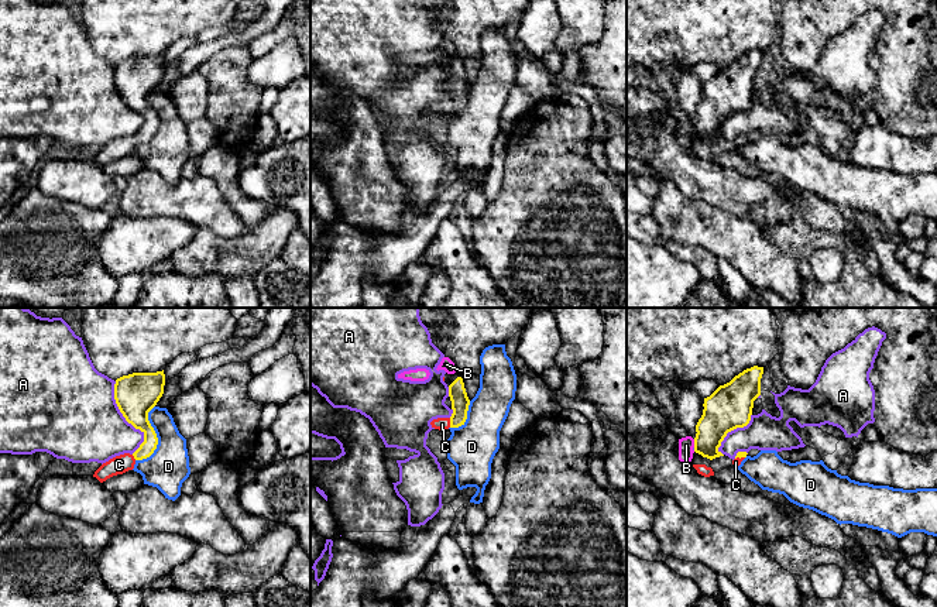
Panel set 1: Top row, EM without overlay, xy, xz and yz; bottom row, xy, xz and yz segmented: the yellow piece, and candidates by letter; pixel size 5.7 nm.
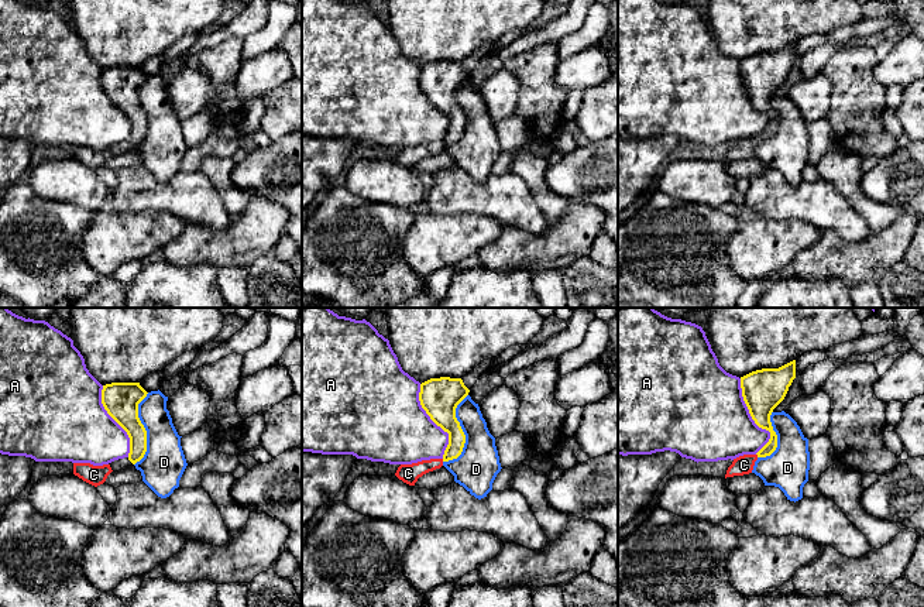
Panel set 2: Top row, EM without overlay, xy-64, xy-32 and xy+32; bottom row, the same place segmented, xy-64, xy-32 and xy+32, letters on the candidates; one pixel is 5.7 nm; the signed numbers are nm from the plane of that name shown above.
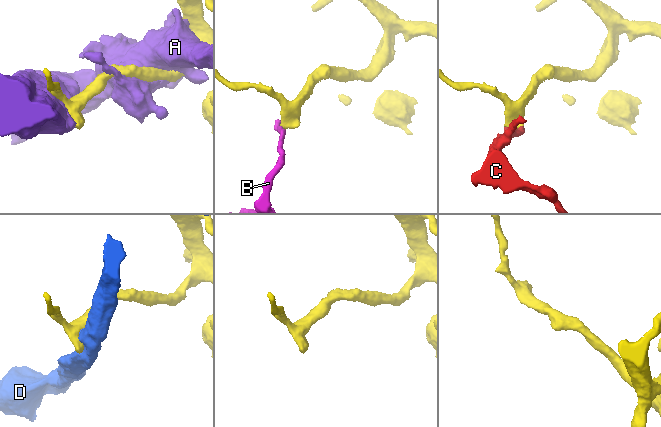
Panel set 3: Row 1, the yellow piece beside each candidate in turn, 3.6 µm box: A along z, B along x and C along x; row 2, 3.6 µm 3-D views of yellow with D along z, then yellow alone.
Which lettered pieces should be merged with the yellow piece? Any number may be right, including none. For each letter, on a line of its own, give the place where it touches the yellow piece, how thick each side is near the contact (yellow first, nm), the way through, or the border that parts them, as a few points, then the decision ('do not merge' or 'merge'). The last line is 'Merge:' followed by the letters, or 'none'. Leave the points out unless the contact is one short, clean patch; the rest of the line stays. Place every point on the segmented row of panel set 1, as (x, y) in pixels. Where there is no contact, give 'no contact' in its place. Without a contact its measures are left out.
A: contact xy (126, 419); calibres 240 and 440 nm; do not merge
B: contact yz (694, 443); calibres 240 and 90 nm; do not merge
C: contact xz (450, 422); calibres 100 and 80 nm; way xz (457, 394), (457, 415), (450, 422), (442, 424); merge
D: contact xy (157, 438); calibres 200 and 240 nm; do not merge
Merge: C

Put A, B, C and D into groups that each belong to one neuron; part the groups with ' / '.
A / B / C / D

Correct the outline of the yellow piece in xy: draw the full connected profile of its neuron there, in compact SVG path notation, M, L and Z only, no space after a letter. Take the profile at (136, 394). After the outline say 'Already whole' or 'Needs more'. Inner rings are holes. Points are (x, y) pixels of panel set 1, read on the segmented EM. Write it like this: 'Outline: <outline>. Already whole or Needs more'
Outline: M133 373L116 380L114 399L128 423L144 433L144 442L133 453L124 453L103 463L93 474L100 483L134 469L137 460L150 457L158 445L158 438L148 421L148 412L164 394L165 374Z. Needs more

